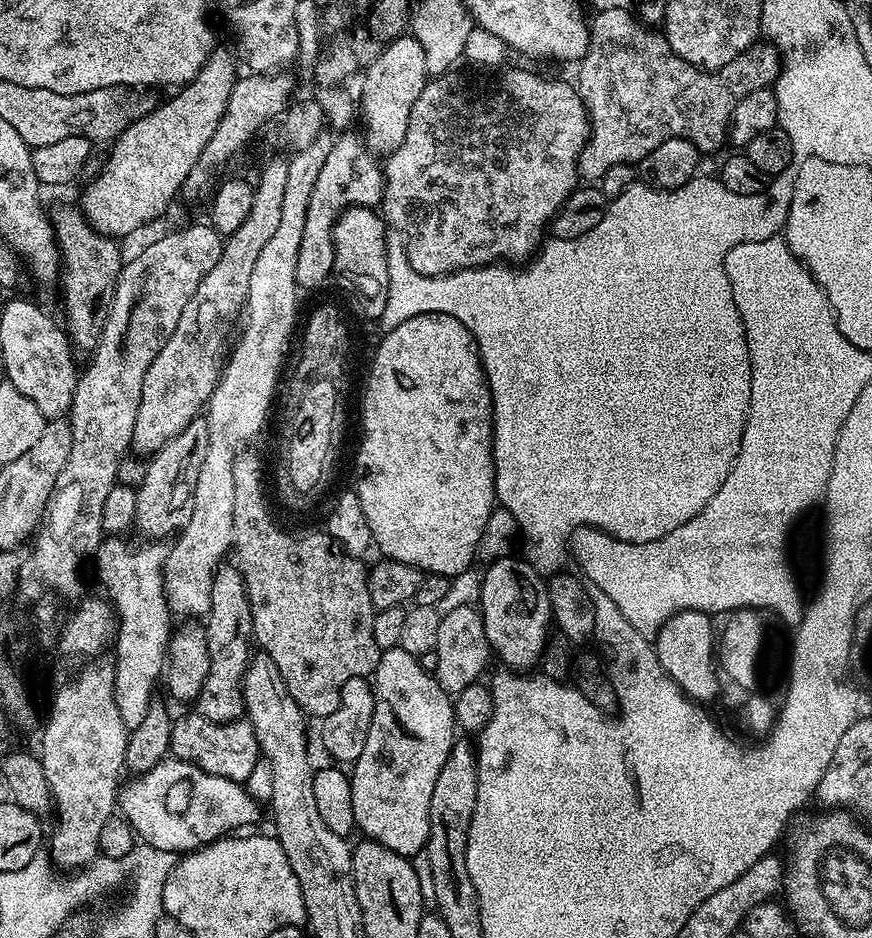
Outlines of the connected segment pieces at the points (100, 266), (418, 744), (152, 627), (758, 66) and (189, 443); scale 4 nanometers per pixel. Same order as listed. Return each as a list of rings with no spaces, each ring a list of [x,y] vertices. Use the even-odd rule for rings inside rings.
[[[60,204],[51,209],[50,219],[56,235],[56,245],[60,248],[62,281],[64,280],[64,312],[68,315],[66,331],[68,342],[77,353],[91,353],[100,338],[101,317],[96,317],[96,304],[105,303],[106,293],[115,285],[120,275],[122,259],[115,239],[103,236],[92,229],[84,219],[84,213],[72,204]],[[106,291],[106,292],[105,292]],[[105,292],[105,296],[104,296]]]
[[[400,645],[381,651],[372,675],[375,708],[367,730],[366,743],[350,772],[354,818],[359,831],[386,845],[400,856],[412,858],[421,853],[429,838],[430,800],[442,766],[456,743],[456,723],[451,695],[437,682],[435,675],[419,665],[419,659]]]
[[[108,538],[101,543],[98,551],[94,553],[94,560],[96,560],[96,568],[100,571],[100,580],[102,583],[108,587],[108,592],[110,595],[116,599],[116,608],[114,604],[114,612],[120,615],[120,633],[116,636],[116,664],[114,663],[114,675],[112,678],[112,693],[116,699],[116,705],[118,706],[118,714],[122,714],[122,722],[125,724],[129,730],[136,728],[142,722],[142,718],[146,718],[146,710],[150,710],[150,702],[154,698],[154,692],[152,692],[152,687],[156,684],[156,679],[161,679],[162,673],[166,668],[166,653],[168,650],[168,641],[170,639],[170,631],[172,625],[170,626],[170,620],[172,620],[172,613],[168,608],[167,598],[164,596],[164,577],[162,575],[162,556],[161,553],[158,554],[152,550],[146,551],[144,554],[140,552],[131,552],[126,545],[123,544],[123,539],[120,538]]]
[[[604,8],[593,20],[591,17],[588,53],[579,61],[580,73],[577,74],[576,80],[574,79],[584,108],[588,111],[590,125],[588,140],[580,151],[578,169],[579,175],[583,179],[585,176],[588,179],[585,181],[588,182],[600,181],[602,174],[606,174],[610,166],[635,165],[642,158],[646,158],[646,154],[650,154],[654,146],[662,146],[666,138],[686,138],[692,144],[727,141],[734,106],[738,106],[738,102],[742,102],[746,94],[775,85],[780,75],[782,57],[772,46],[753,46],[747,52],[741,52],[738,58],[734,58],[734,62],[719,68],[715,76],[710,75],[683,60],[677,52],[673,52],[667,35],[653,30],[633,13],[632,16],[624,8]],[[719,96],[720,112],[712,112],[716,108],[716,99]]]
[[[197,418],[190,421],[185,428],[172,438],[170,442],[166,442],[166,446],[162,446],[151,457],[152,460],[145,470],[144,476],[148,480],[144,480],[138,484],[136,491],[136,523],[137,529],[141,528],[148,536],[168,536],[179,533],[184,529],[190,519],[192,504],[193,481],[196,478],[196,472],[201,469],[202,462],[206,457],[207,450],[207,422],[204,418]]]

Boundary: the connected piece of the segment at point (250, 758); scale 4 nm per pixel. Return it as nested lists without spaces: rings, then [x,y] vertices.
[[[199,714],[184,716],[172,725],[171,755],[178,760],[197,764],[204,772],[227,780],[247,782],[261,755],[260,744],[247,719],[231,720],[228,724],[210,722]]]

